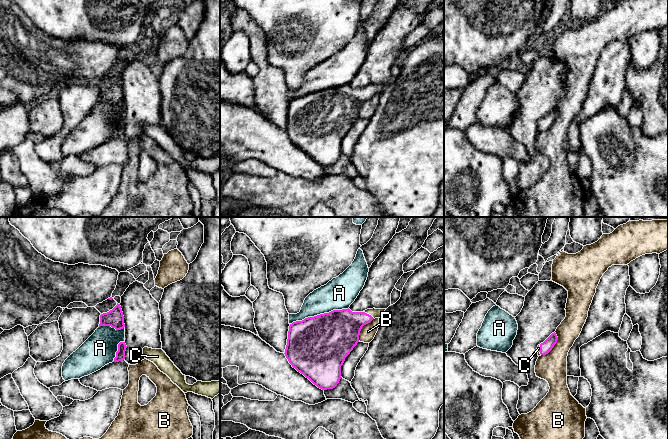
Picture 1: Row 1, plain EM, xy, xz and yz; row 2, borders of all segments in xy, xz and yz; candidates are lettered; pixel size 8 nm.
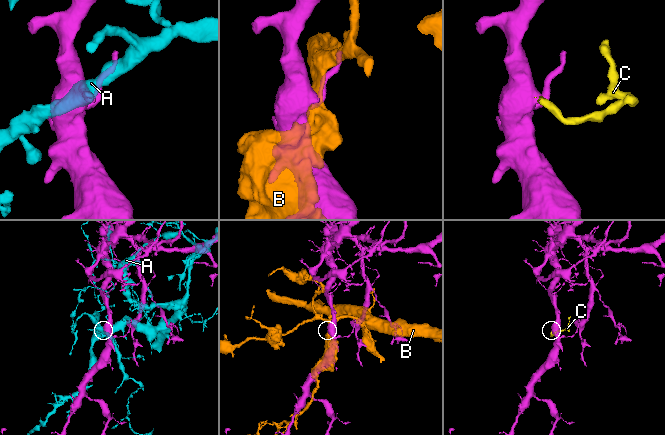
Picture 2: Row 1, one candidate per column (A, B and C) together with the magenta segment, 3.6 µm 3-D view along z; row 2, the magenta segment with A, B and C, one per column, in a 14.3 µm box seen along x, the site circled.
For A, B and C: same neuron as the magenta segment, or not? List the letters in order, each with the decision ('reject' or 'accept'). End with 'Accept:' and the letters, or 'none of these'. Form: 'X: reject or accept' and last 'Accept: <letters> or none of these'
A: reject
B: reject
C: accept
Accept: C

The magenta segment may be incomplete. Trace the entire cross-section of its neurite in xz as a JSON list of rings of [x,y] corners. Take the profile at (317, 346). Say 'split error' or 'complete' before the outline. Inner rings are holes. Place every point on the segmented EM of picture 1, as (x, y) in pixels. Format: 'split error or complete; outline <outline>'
split error; outline [[[349,308],[290,324],[285,356],[298,372],[322,390],[339,383],[341,366],[359,342],[362,327],[386,309],[352,312]]]

